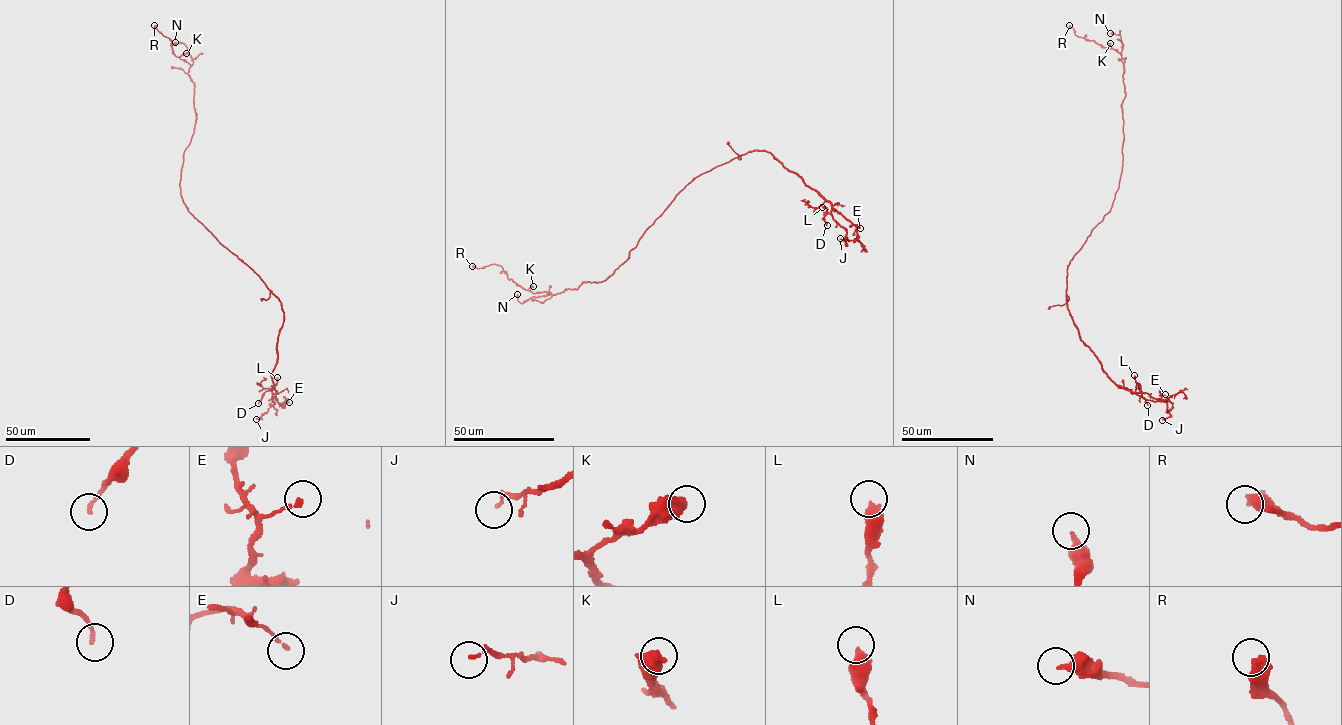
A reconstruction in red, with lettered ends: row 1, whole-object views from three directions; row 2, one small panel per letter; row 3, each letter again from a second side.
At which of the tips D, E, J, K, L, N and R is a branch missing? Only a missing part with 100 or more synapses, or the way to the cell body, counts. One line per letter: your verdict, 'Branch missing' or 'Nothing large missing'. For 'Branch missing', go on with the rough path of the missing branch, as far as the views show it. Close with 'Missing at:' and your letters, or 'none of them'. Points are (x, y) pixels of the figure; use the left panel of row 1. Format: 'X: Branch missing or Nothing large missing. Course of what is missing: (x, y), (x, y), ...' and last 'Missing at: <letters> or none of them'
D: Nothing large missing
E: Nothing large missing
J: Nothing large missing
K: Nothing large missing
L: Nothing large missing
N: Nothing large missing
R: Nothing large missing
Missing at: none of them

